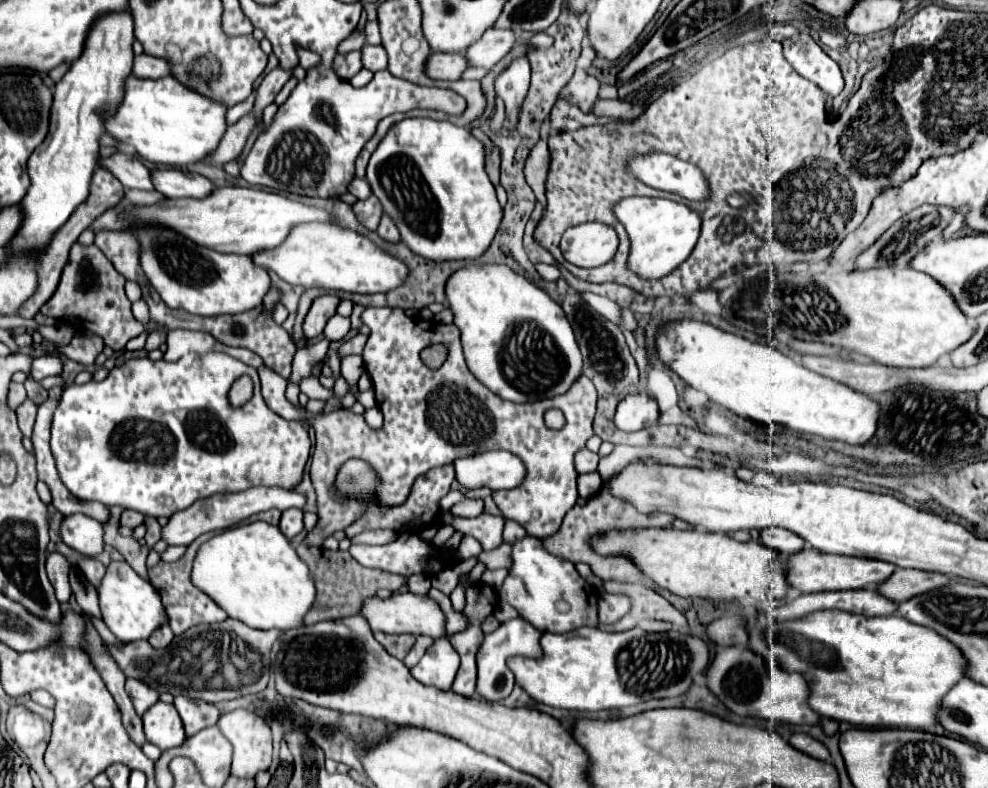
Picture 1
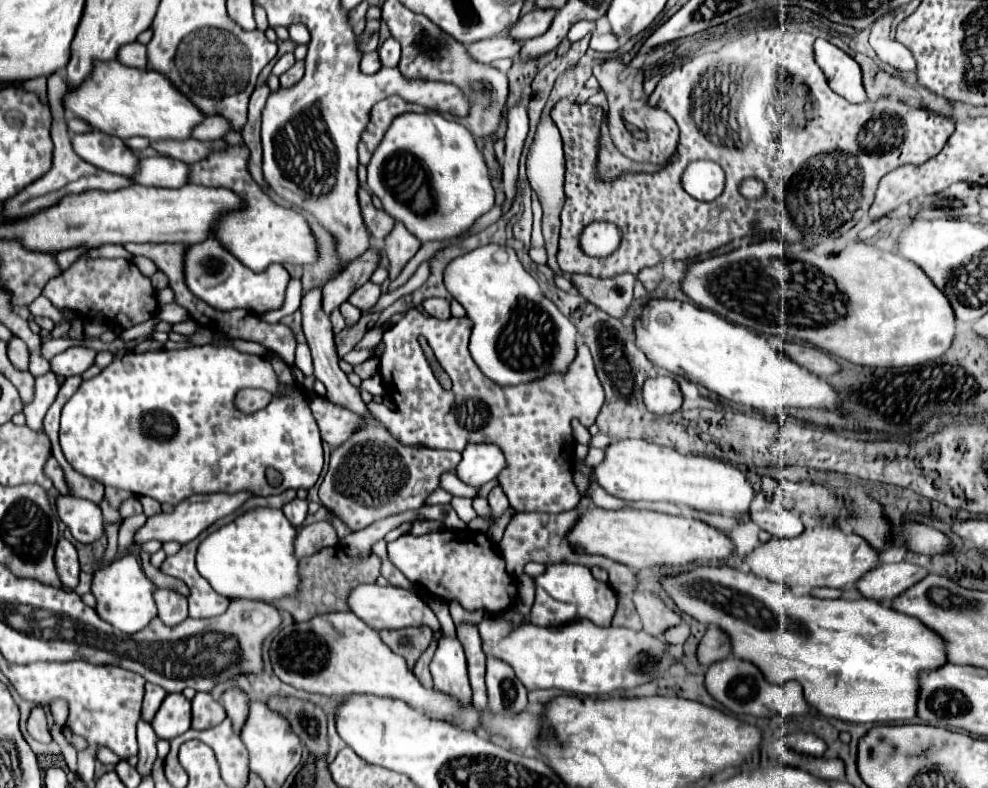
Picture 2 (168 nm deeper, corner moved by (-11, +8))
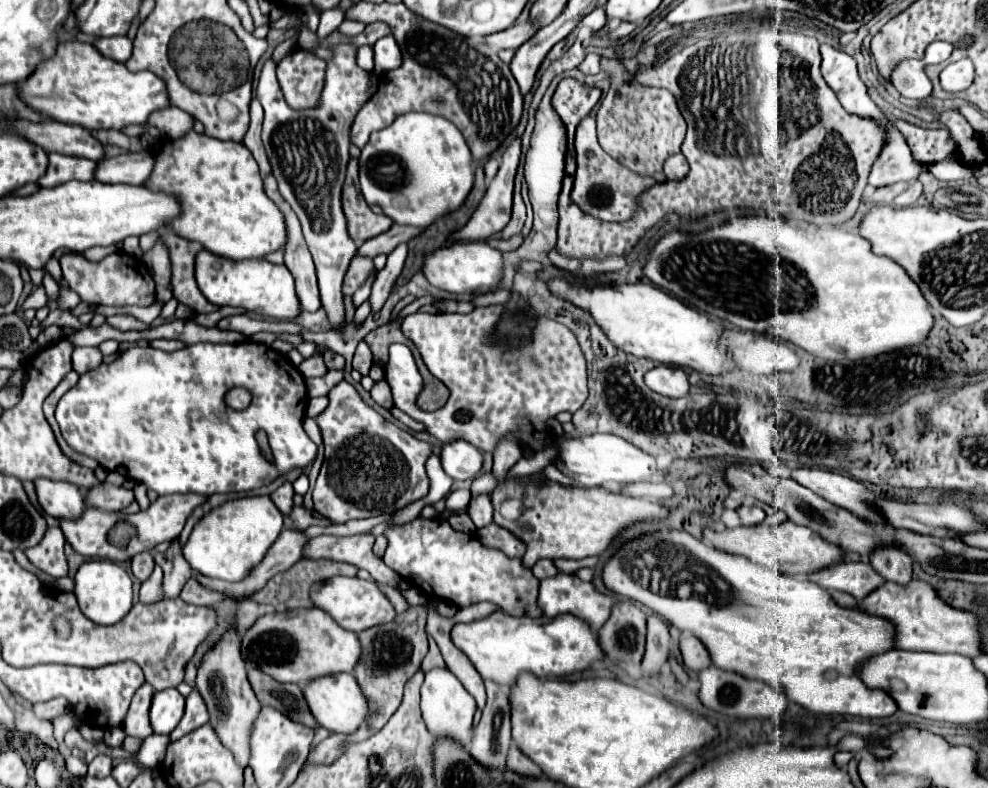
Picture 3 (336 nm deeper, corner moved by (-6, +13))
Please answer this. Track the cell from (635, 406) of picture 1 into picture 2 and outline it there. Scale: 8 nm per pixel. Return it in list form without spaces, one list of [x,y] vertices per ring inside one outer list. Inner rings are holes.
[[[670,377],[646,379],[642,387],[642,401],[654,415],[670,415],[682,407],[682,393],[678,383]]]

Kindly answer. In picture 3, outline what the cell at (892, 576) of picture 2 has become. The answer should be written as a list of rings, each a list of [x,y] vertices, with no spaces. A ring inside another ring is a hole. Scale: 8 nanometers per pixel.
[[[837,562],[825,570],[809,574],[809,580],[827,590],[847,592],[855,600],[863,600],[869,592],[885,582],[869,562]]]

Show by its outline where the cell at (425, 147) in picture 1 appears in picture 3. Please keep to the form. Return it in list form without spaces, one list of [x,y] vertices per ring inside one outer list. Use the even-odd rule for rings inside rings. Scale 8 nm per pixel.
[[[409,112],[405,116],[395,118],[391,126],[373,132],[359,156],[359,182],[361,182],[361,194],[367,200],[367,204],[381,206],[383,212],[393,222],[409,226],[427,228],[439,216],[457,210],[473,188],[473,176],[475,176],[473,156],[459,128],[449,120],[427,112]]]

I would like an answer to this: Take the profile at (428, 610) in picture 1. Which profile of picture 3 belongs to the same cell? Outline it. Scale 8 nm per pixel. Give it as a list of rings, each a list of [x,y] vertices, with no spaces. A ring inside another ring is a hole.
[[[333,576],[325,582],[313,584],[313,590],[309,594],[315,608],[325,610],[331,614],[333,620],[345,630],[353,630],[355,634],[361,630],[367,630],[371,626],[379,626],[385,622],[391,622],[395,618],[395,610],[391,602],[383,596],[383,592],[377,588],[375,582],[361,580],[361,578],[347,578],[347,576]]]

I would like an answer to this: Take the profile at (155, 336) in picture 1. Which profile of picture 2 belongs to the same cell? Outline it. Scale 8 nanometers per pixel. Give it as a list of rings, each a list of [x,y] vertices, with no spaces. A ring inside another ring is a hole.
[[[192,319],[172,325],[172,331],[174,331],[174,333],[184,335],[184,337],[188,337],[190,333],[194,333],[196,329],[199,329],[199,325],[195,321],[192,321]]]

